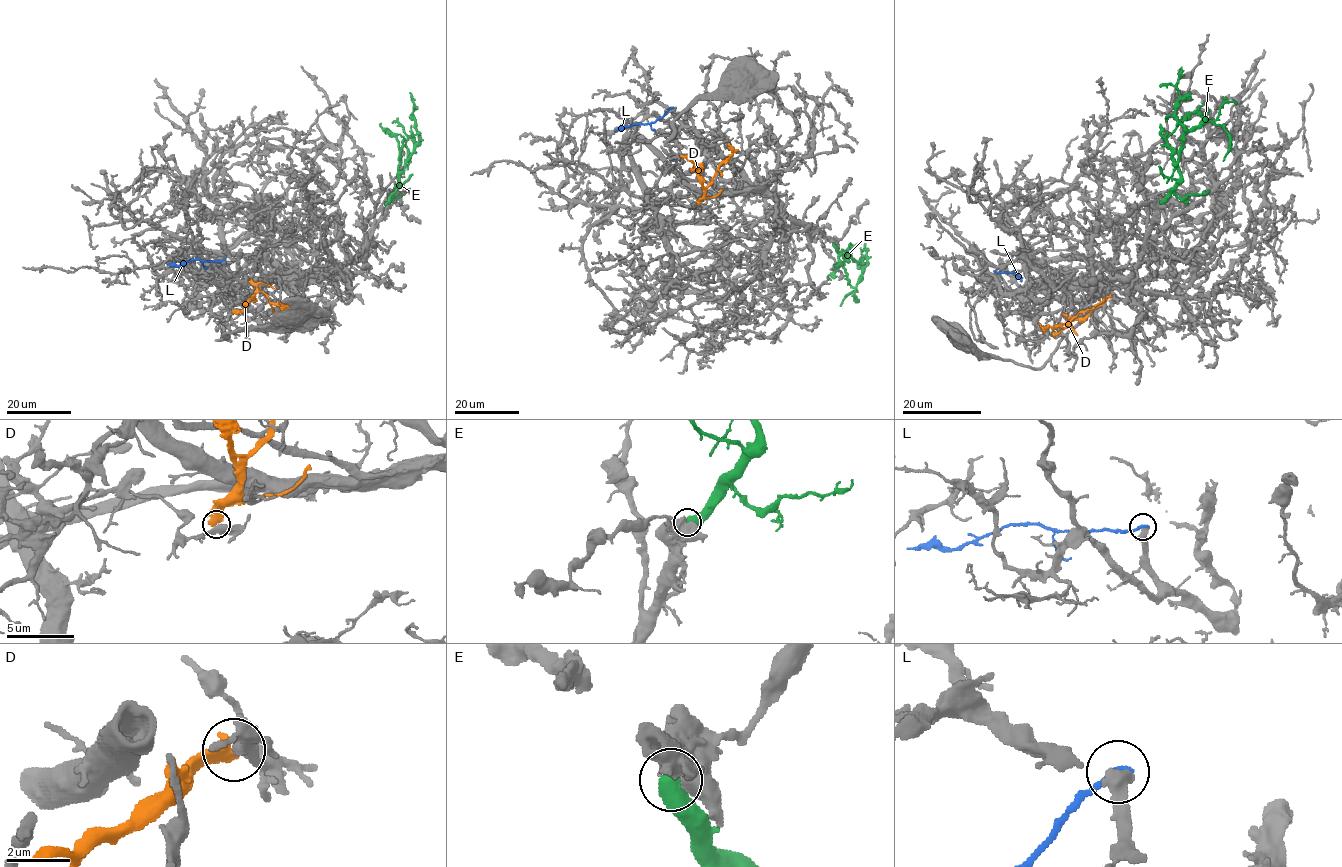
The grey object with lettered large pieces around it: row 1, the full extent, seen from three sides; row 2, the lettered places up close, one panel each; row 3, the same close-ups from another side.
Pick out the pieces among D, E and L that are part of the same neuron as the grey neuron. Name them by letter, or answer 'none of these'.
E

